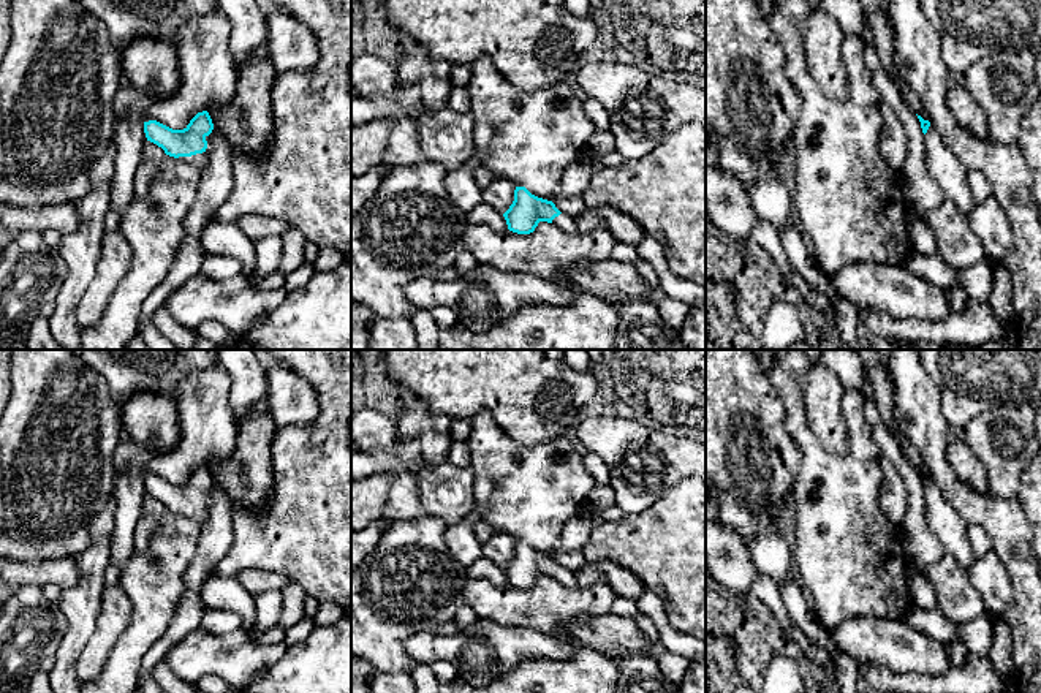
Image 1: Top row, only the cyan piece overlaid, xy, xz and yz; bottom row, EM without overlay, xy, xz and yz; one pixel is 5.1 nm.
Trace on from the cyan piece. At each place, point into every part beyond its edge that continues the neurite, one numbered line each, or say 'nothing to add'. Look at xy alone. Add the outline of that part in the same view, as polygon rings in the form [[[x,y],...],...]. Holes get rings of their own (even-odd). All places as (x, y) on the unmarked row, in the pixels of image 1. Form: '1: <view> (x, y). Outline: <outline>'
1: xy (201, 515). Outline: [[[206,503],[203,508],[196,508],[196,509],[191,509],[191,511],[179,511],[179,514],[198,519],[199,522],[204,522],[209,516],[209,506]]]

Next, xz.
1: xz (564, 576). Outline: [[[560,568],[558,571],[555,571],[552,574],[552,579],[557,581],[558,584],[568,587],[568,589],[577,587],[574,573],[566,570],[566,568]]]

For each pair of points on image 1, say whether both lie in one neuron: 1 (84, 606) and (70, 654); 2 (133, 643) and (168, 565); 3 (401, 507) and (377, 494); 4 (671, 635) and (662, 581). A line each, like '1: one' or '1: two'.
1: one
2: one
3: two
4: two

